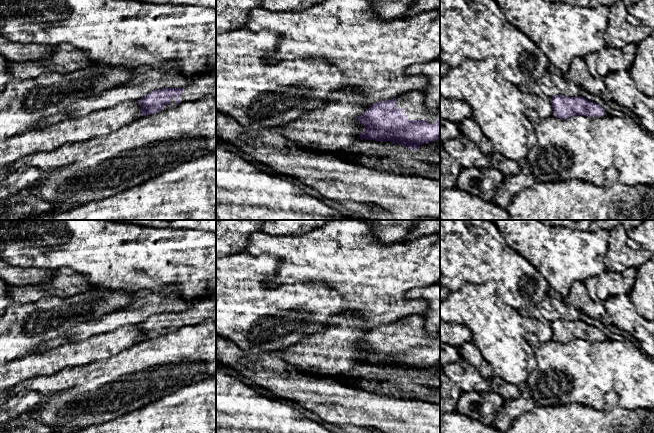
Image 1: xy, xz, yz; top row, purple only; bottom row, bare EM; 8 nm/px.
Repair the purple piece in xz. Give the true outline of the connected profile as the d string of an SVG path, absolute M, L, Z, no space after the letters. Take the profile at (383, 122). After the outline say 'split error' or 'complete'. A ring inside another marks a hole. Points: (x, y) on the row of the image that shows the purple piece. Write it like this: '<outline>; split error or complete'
M412 90L397 98L374 103L355 118L365 127L359 136L361 140L390 141L392 145L397 143L417 150L420 145L440 139L440 112L431 114L427 110L422 90Z; split error

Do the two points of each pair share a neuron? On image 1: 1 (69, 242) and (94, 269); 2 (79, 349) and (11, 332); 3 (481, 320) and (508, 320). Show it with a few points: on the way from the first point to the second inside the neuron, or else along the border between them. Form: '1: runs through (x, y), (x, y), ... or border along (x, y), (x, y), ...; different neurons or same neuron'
1: runs through (76, 249), (89, 262); same neuron
2: border along (43, 348), (21, 357); different neurons
3: runs through (488, 320), (501, 320); same neuron

